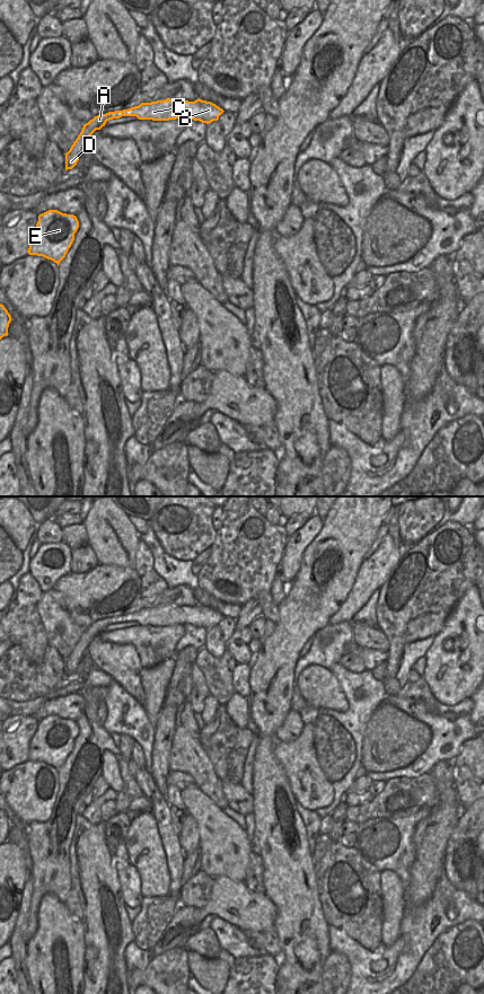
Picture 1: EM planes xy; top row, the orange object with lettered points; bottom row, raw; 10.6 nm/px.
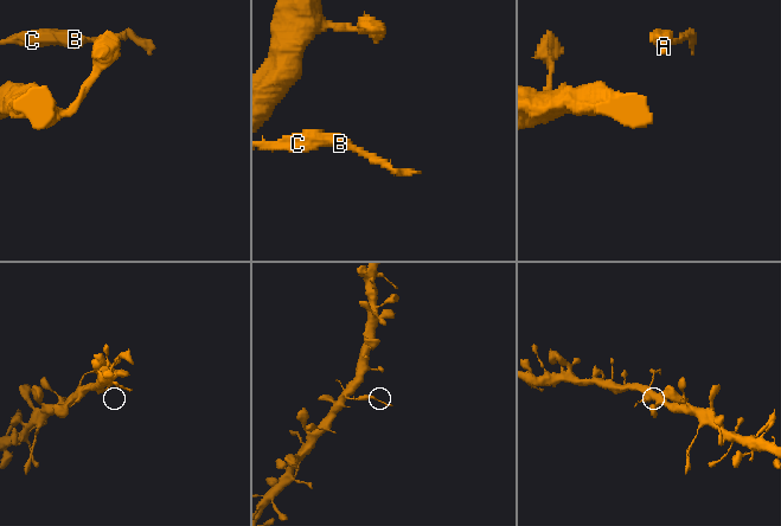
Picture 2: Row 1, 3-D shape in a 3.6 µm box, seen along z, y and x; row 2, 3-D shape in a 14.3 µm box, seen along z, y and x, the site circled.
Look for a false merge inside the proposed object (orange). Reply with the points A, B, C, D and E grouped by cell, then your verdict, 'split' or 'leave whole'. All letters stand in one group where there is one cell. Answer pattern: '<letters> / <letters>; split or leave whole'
A D E / B C; split

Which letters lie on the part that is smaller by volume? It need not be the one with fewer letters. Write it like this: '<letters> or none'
B, C

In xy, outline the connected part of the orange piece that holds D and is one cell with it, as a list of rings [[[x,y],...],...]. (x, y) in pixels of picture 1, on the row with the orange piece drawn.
[[[100,114],[95,116],[93,120],[90,120],[88,123],[83,124],[83,127],[71,146],[70,150],[64,153],[65,155],[65,170],[72,169],[78,160],[81,153],[87,149],[88,140],[90,135],[96,131],[100,130],[103,126],[105,126],[107,122],[106,114]]]

